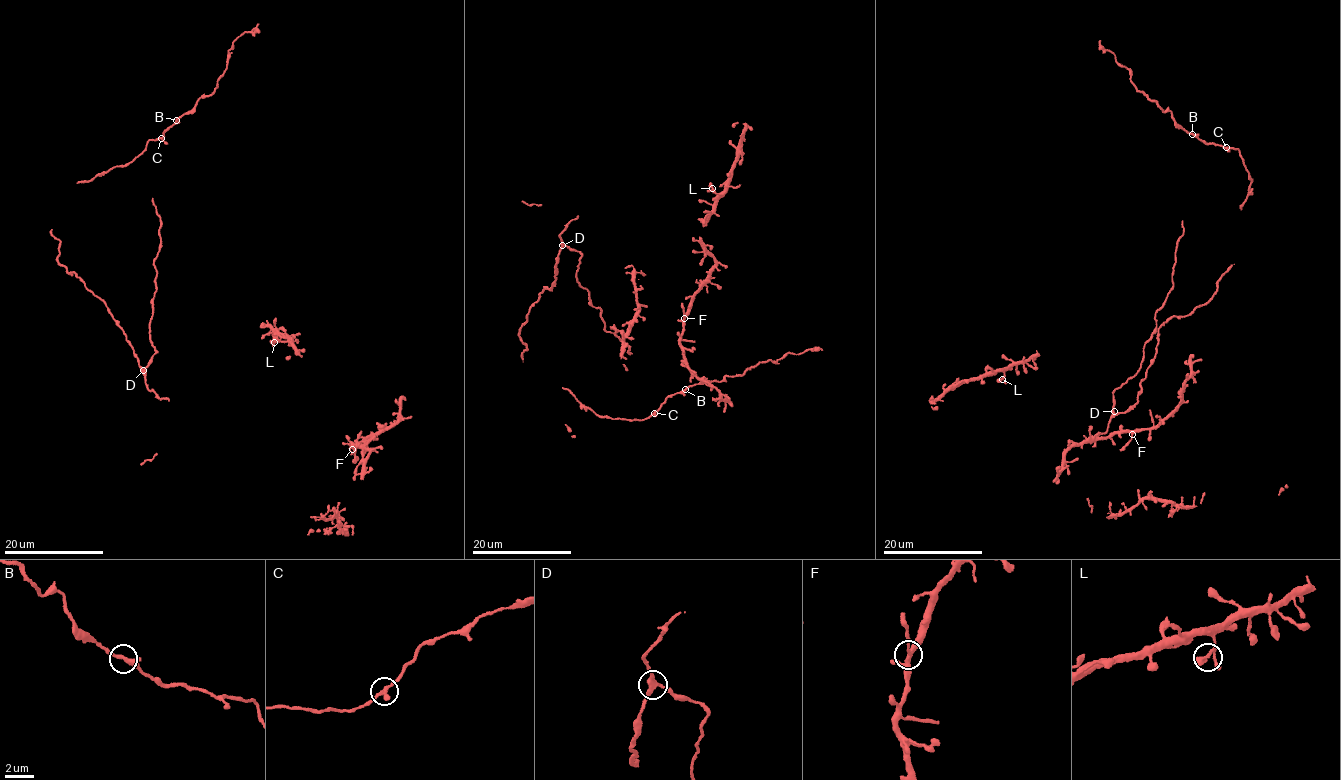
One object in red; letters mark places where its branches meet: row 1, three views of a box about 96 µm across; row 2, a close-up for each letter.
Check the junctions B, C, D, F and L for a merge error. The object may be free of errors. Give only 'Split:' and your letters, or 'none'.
Split: none

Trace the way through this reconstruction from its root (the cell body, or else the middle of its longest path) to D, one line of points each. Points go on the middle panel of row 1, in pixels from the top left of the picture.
D: (555, 271), (562, 245)

